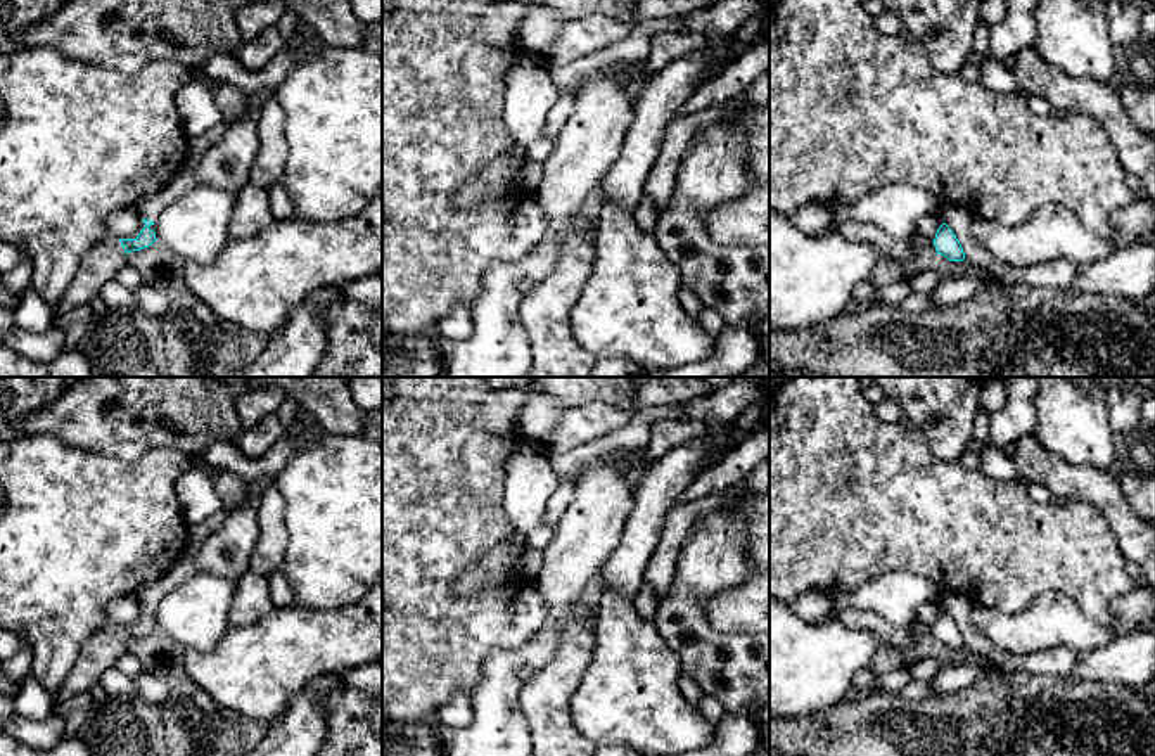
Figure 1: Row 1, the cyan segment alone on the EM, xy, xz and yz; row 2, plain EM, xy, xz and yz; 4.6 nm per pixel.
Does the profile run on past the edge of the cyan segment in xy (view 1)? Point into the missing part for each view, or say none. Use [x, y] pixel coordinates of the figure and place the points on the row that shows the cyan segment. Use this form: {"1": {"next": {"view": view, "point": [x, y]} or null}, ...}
{"1": {"next": {"view": "xy", "point": [149, 206]}}}

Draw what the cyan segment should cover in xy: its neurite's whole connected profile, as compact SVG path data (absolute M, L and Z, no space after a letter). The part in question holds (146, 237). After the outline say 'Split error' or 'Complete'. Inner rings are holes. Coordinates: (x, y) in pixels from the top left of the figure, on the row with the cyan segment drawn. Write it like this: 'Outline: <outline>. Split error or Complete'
Outline: M188 161L168 185L161 187L154 194L140 197L135 202L135 208L144 218L145 227L135 239L119 239L124 253L128 254L131 251L140 251L144 247L152 246L157 239L156 232L149 227L154 225L154 221L168 204L171 204L185 194L194 192L197 187L201 187L201 183L194 175L192 161Z. Split error

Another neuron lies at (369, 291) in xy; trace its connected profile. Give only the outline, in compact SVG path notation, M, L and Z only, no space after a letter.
M373 273L370 277L349 282L339 287L339 291L349 301L363 303L375 311L382 311L382 273Z

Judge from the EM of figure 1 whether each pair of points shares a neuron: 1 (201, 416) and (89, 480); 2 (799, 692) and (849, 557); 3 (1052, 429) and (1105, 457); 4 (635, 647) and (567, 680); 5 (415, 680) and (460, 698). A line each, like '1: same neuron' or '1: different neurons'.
1: different neurons
2: different neurons
3: same neuron
4: different neurons
5: different neurons

